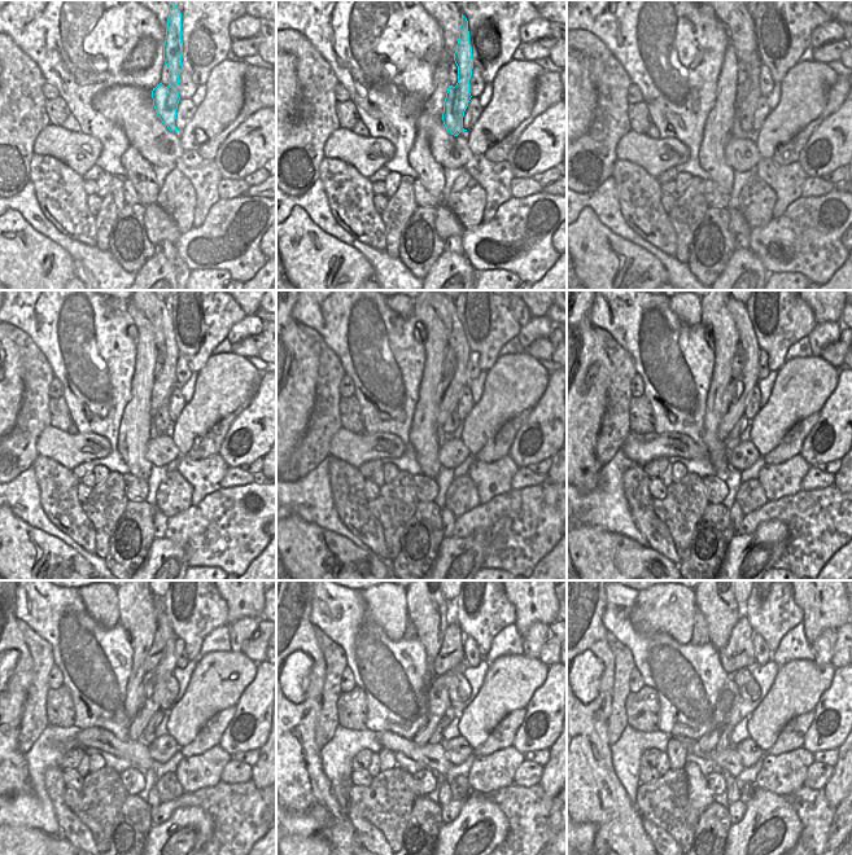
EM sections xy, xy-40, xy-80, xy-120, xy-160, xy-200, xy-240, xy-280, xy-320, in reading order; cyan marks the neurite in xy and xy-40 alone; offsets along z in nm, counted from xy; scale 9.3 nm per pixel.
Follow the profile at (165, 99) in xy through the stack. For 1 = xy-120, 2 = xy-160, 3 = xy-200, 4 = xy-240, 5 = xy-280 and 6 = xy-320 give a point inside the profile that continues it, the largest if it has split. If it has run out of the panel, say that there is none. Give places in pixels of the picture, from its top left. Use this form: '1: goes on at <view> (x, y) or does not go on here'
1: goes on at xy-120 (161, 419)
2: goes on at xy-160 (453, 421)
3: goes on at xy-200 (741, 425)
4: goes on at xy-240 (157, 718)
5: goes on at xy-280 (436, 737)
6: goes on at xy-320 (725, 739)

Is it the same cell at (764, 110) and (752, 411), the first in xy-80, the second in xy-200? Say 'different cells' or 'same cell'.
same cell

